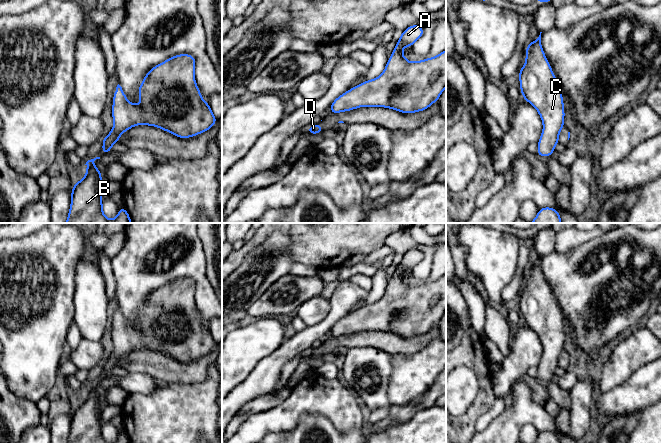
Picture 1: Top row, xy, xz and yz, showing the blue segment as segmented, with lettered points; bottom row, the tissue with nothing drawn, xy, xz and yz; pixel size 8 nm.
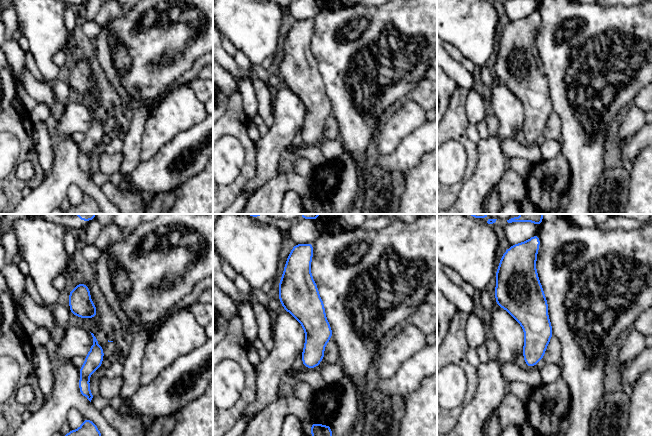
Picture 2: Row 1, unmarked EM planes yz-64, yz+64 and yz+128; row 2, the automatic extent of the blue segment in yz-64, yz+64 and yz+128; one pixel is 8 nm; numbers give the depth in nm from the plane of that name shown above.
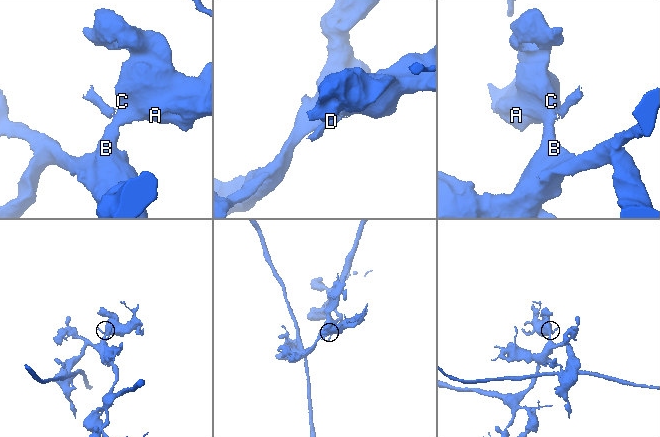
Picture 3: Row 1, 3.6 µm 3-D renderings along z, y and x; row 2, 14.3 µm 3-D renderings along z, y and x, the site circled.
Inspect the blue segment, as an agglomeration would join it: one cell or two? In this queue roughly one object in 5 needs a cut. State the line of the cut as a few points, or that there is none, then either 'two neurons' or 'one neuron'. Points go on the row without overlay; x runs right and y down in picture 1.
yz (563, 348), (561, 351) | two neurons

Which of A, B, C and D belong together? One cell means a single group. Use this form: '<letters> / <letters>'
A B C / D

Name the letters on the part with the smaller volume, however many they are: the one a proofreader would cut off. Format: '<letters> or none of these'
D

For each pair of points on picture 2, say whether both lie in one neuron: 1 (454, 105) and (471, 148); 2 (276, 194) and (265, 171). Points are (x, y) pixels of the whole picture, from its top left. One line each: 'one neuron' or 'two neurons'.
1: one neuron
2: two neurons

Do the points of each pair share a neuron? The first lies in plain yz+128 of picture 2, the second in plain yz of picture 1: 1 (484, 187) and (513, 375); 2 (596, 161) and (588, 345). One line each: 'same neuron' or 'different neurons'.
1: same neuron
2: same neuron

